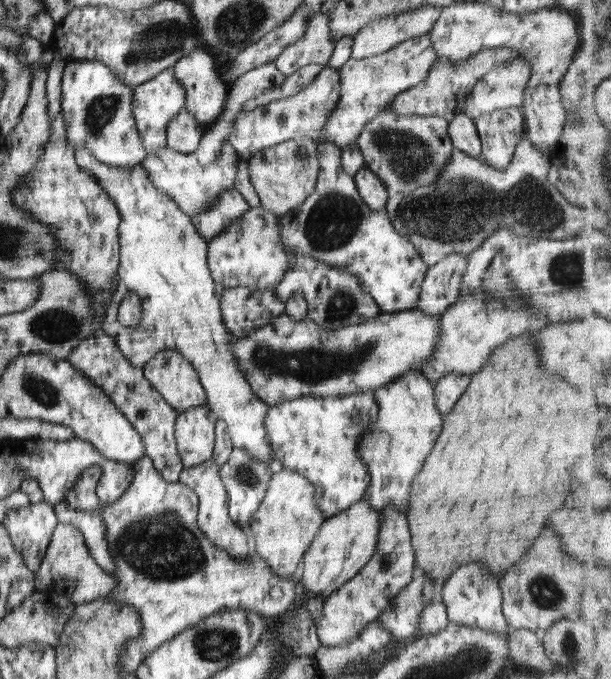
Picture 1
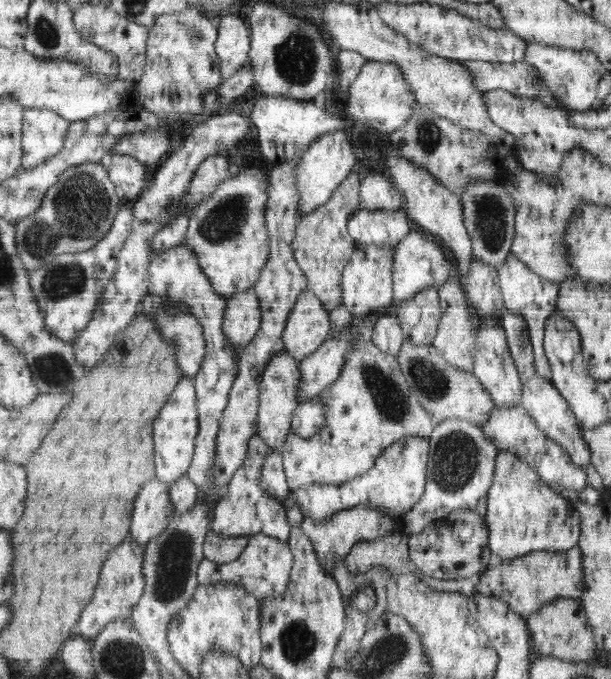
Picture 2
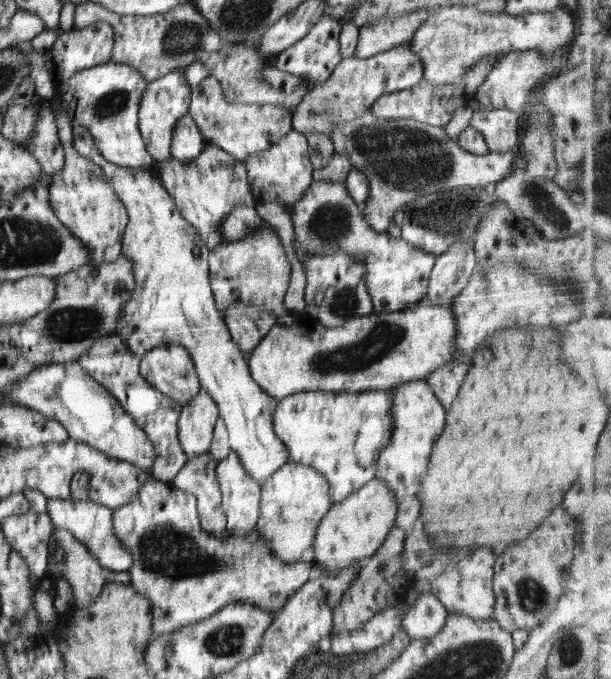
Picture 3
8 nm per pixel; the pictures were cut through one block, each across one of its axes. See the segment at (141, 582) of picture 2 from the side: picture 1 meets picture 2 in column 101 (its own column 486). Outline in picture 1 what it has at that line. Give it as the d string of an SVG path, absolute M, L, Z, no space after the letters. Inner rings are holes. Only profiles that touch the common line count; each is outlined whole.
M466 564L466 568L458 568L458 572L454 572L454 576L450 576L450 580L444 584L442 600L446 605L449 622L480 628L480 630L490 630L498 636L508 637L513 630L506 623L506 617L502 613L502 591L499 582L490 578L480 568L480 564Z

